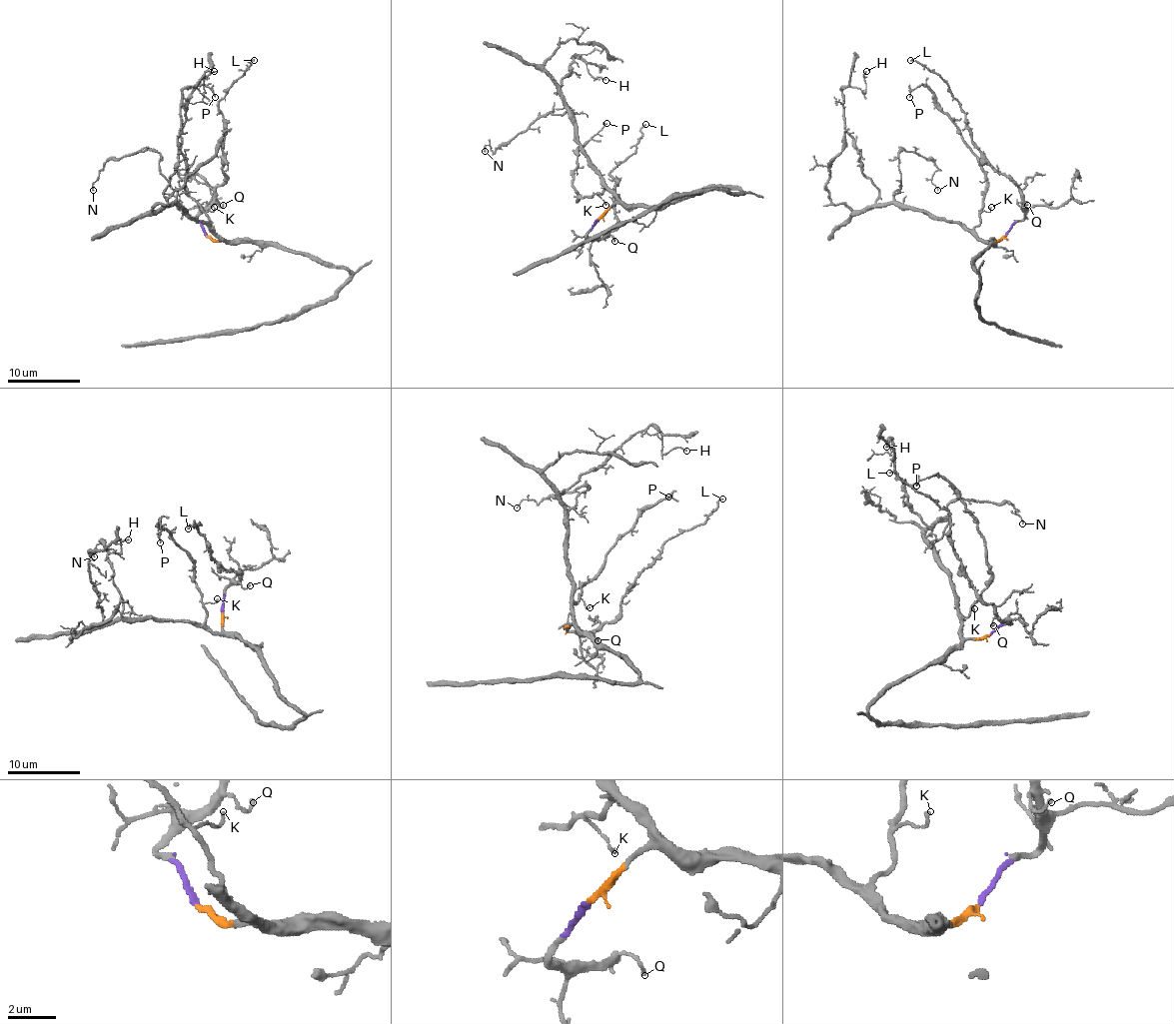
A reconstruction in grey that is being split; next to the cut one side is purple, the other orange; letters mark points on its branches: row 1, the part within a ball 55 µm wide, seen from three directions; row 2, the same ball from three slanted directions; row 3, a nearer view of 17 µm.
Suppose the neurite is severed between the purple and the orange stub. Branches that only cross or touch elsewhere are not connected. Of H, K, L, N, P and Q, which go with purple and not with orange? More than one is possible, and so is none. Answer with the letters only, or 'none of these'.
L, Q

